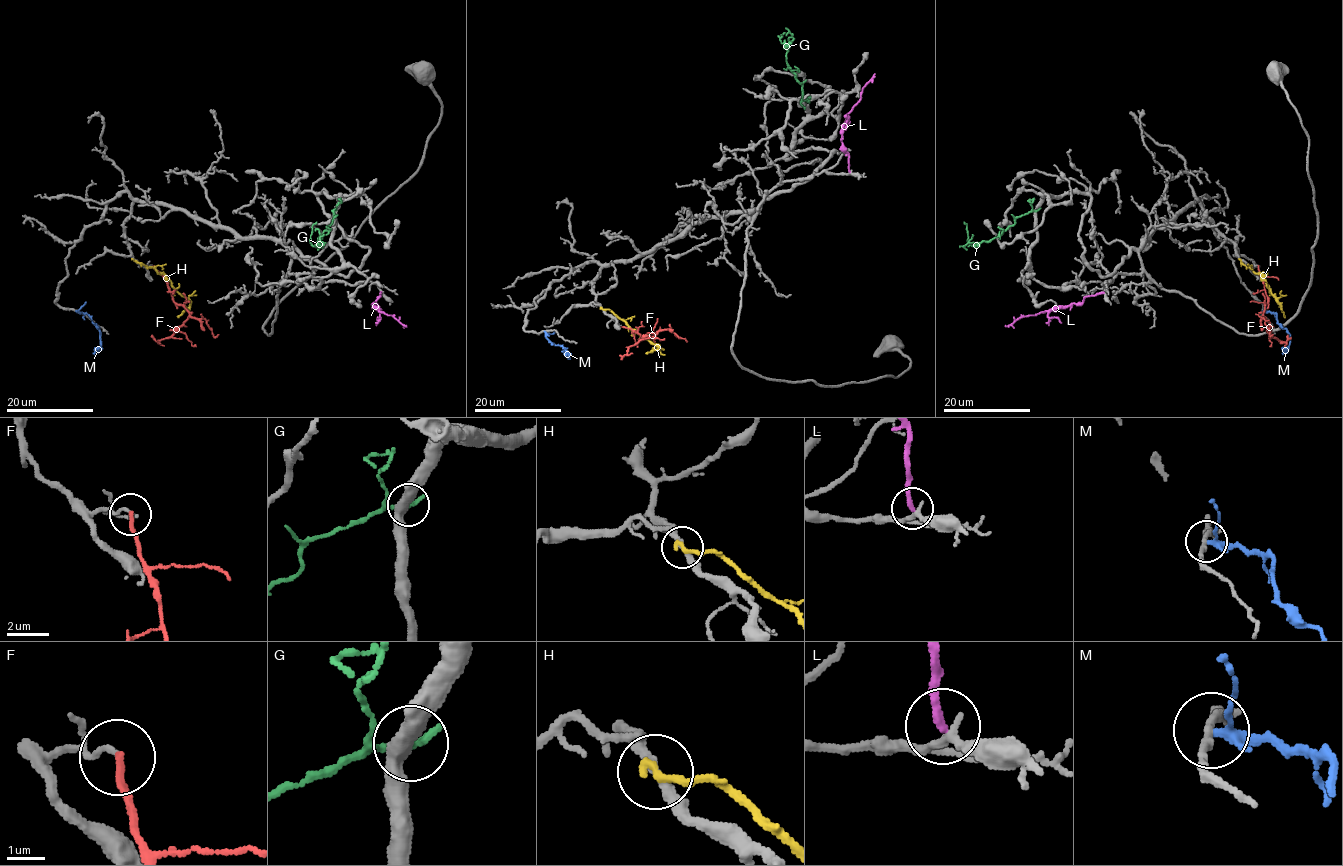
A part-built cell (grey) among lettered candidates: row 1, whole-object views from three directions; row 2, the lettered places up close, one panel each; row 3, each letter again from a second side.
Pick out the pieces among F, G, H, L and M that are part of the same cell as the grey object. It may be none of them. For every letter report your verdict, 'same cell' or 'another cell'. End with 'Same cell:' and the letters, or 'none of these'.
F: another cell
G: another cell
H: another cell
L: another cell
M: another cell
Same cell: none of these

